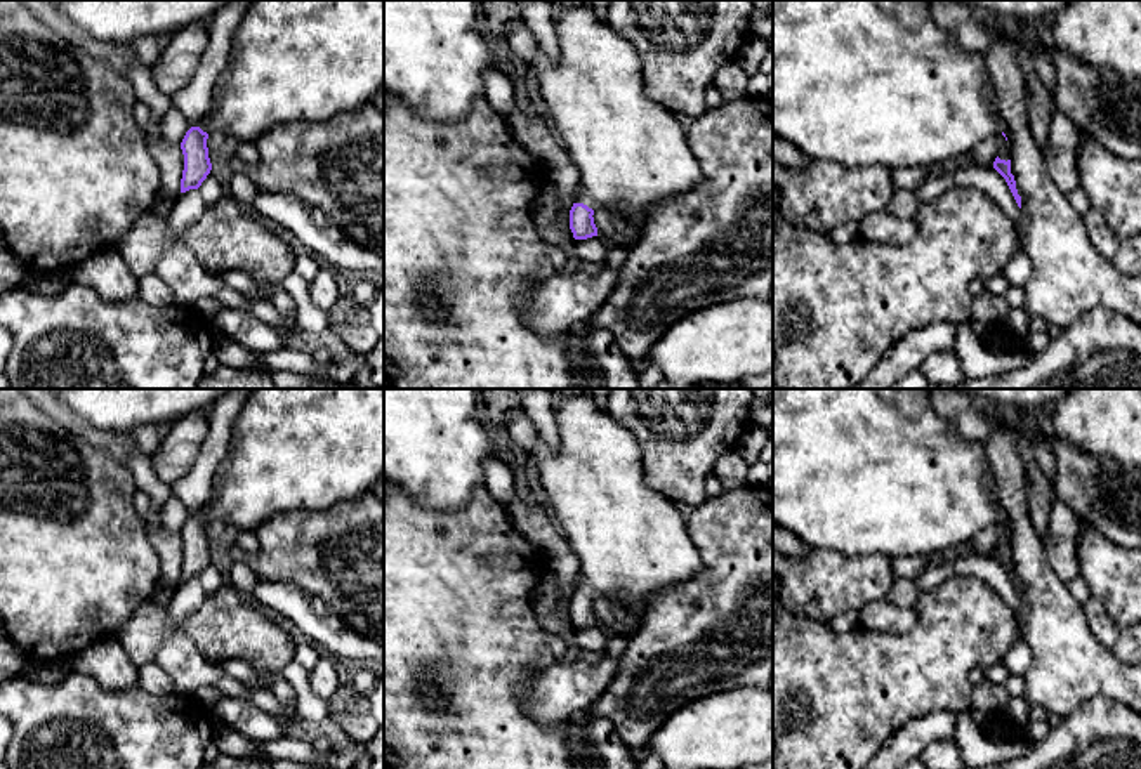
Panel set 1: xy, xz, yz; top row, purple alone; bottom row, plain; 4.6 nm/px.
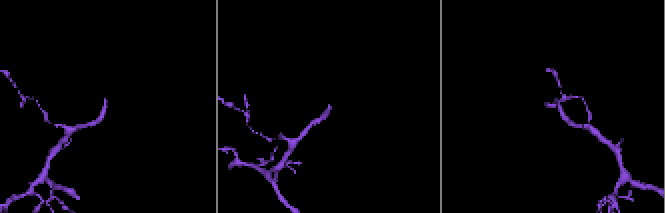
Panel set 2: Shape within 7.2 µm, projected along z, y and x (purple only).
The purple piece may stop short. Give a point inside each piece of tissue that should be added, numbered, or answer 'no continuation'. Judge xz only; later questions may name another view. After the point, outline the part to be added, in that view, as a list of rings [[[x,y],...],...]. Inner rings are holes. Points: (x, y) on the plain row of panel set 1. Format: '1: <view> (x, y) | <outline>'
1: xz (631, 540) | [[[590,392],[564,398],[554,415],[557,448],[549,448],[537,434],[531,458],[552,519],[580,562],[575,592],[608,597],[620,616],[629,609],[644,615],[653,595],[669,592],[703,568],[702,555],[676,502],[646,484],[634,434],[599,408]]]

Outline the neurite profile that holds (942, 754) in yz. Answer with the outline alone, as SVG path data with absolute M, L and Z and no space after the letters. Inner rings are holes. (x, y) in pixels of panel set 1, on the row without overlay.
M953 736L931 741L919 759L927 769L969 769Z

